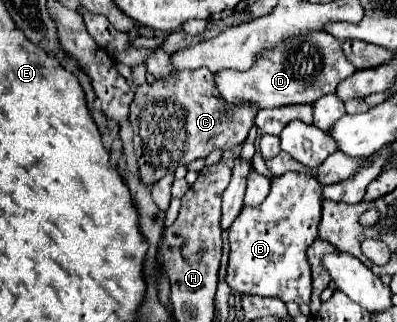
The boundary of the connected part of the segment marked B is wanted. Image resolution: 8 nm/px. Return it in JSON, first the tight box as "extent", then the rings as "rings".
{"extent":[226,173,322,305],"rings":[[[284,173],[274,177],[270,195],[256,207],[244,207],[228,229],[230,261],[226,283],[232,291],[240,295],[290,299],[298,305],[308,303],[306,249],[318,237],[320,215],[322,185],[316,177],[308,173]]]}

